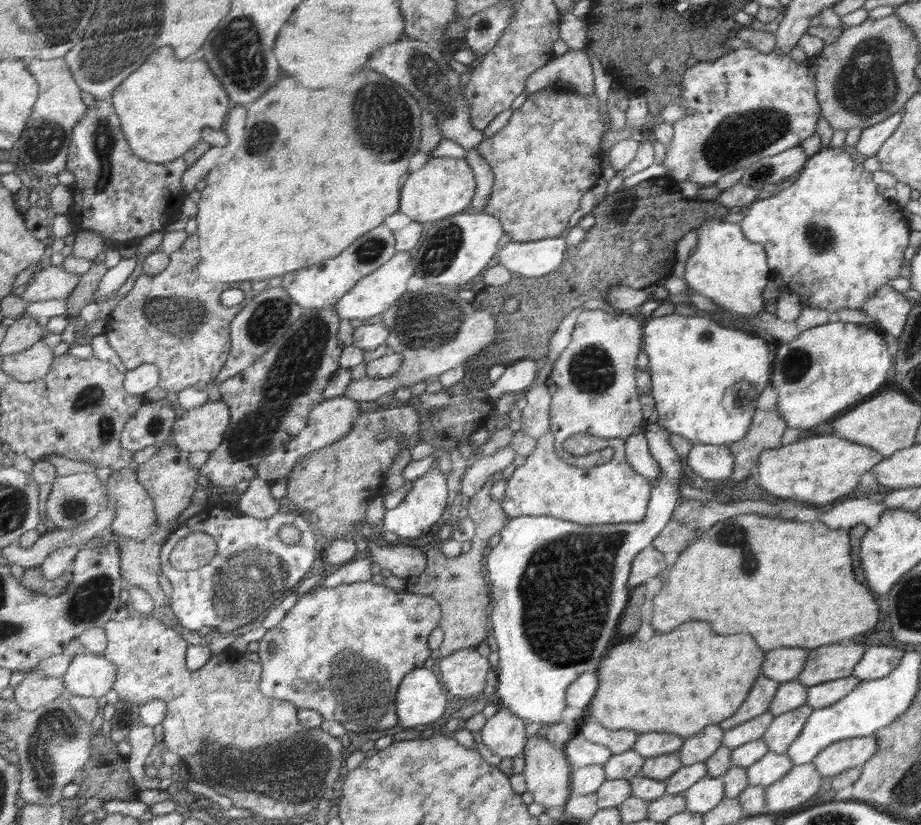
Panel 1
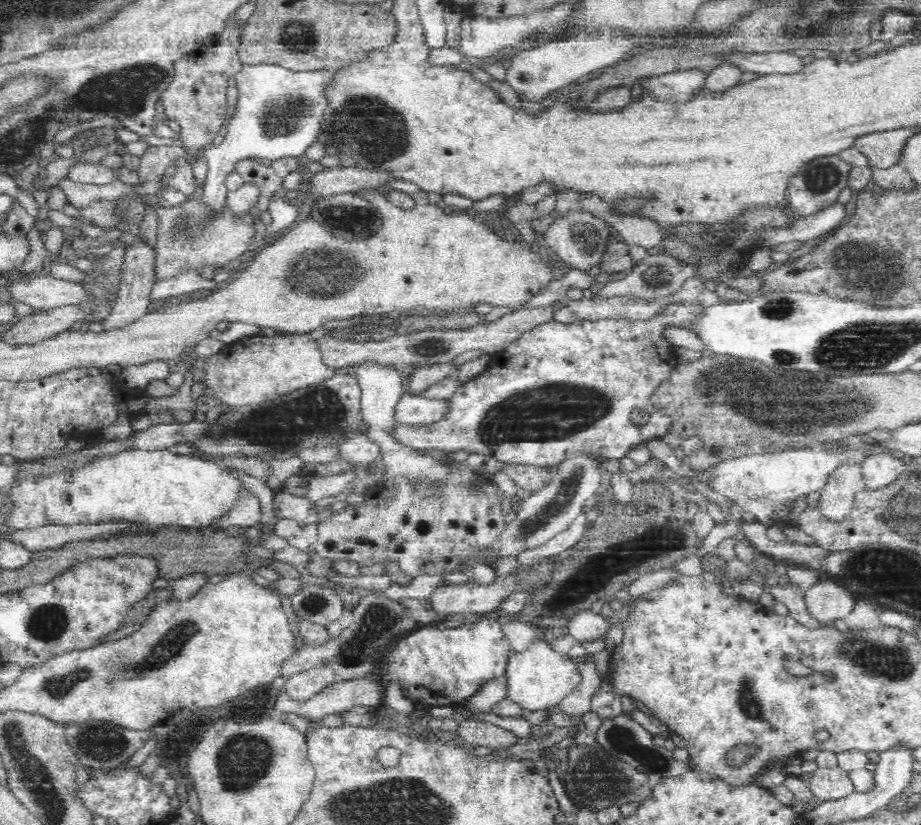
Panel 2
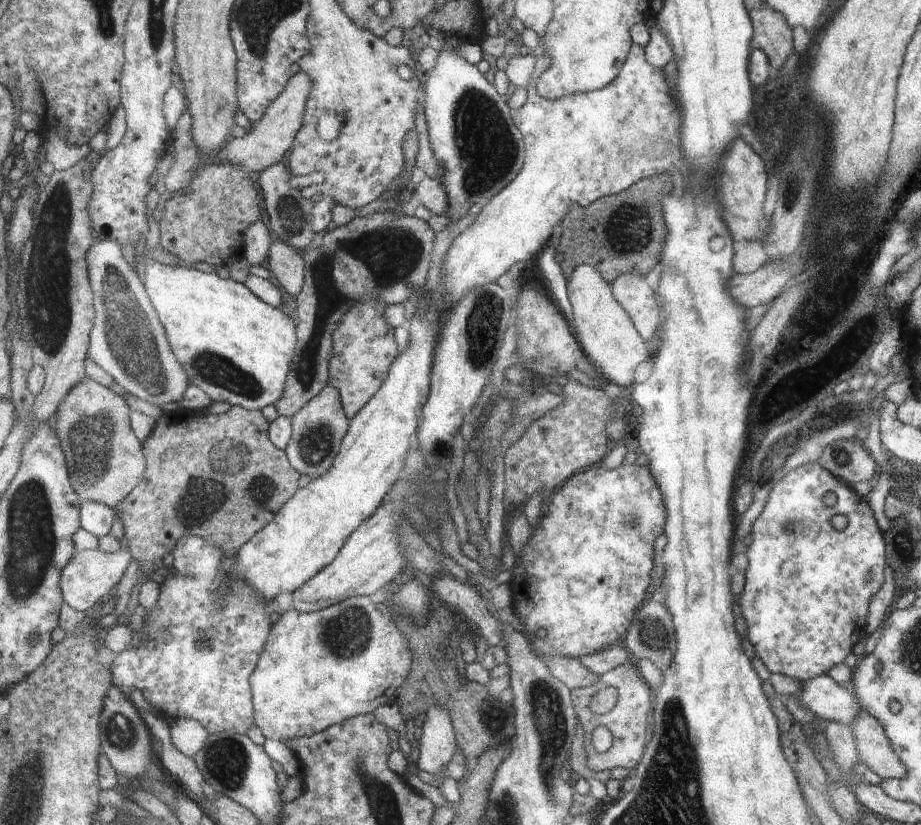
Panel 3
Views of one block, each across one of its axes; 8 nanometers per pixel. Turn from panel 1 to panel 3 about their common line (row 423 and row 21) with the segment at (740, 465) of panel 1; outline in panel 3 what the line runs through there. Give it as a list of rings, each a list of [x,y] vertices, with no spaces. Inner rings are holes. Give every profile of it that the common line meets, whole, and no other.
[[[762,4],[758,10],[750,8],[749,11],[754,24],[751,48],[762,50],[770,66],[780,70],[786,58],[794,52],[794,35],[787,19],[768,4]]]

